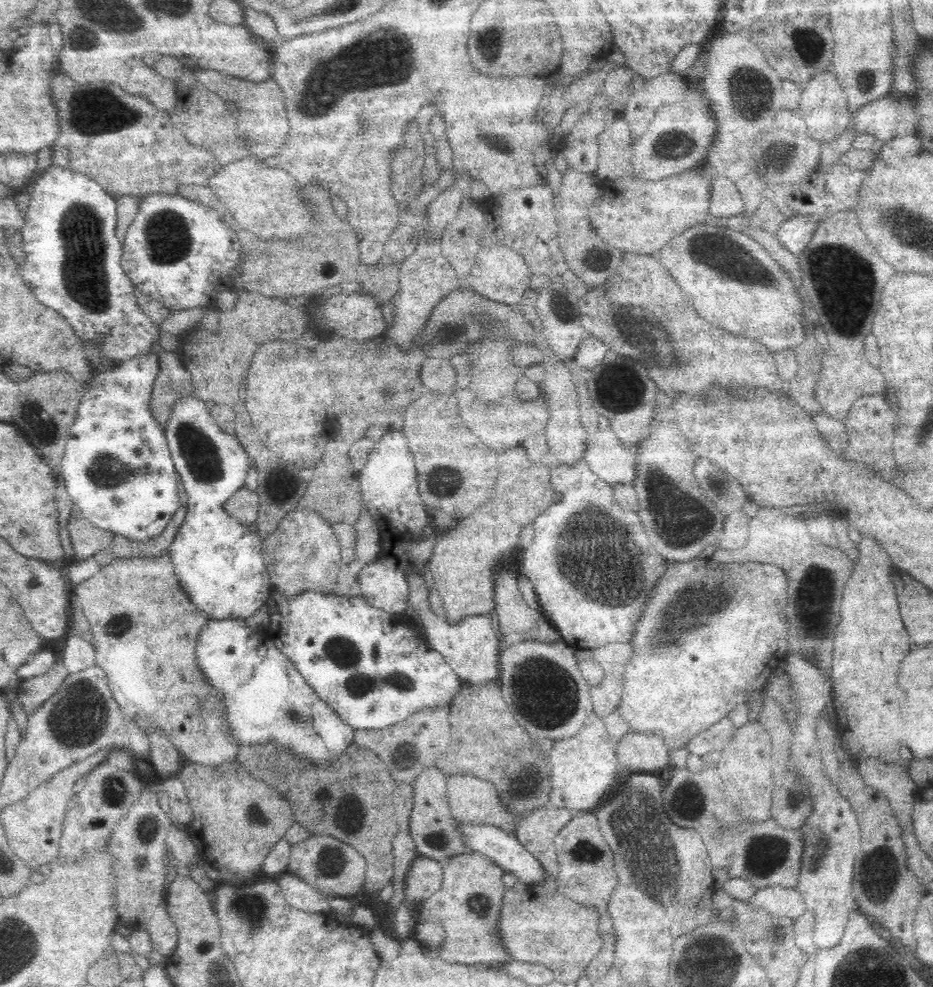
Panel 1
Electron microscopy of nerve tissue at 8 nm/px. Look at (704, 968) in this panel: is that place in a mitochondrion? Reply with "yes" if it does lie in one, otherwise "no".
yes

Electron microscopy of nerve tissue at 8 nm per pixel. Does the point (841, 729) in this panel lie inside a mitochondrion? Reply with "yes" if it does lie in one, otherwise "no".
no

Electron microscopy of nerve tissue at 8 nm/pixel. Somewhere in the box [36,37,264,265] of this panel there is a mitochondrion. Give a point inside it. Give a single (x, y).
(93, 113)

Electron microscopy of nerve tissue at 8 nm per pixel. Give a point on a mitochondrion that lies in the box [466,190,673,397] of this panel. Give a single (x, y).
(594, 259)

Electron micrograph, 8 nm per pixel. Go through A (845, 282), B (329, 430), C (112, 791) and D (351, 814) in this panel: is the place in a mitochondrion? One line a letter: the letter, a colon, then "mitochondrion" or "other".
A: mitochondrion
B: other
C: mitochondrion
D: other

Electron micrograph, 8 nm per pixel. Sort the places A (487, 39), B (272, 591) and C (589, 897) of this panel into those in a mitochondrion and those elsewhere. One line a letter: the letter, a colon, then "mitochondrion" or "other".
A: mitochondrion
B: other
C: other

